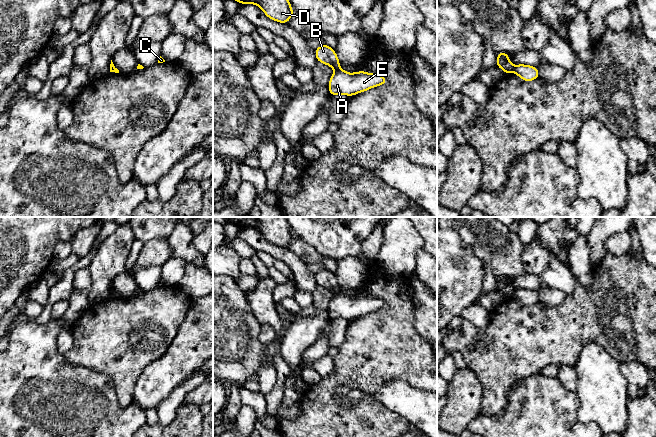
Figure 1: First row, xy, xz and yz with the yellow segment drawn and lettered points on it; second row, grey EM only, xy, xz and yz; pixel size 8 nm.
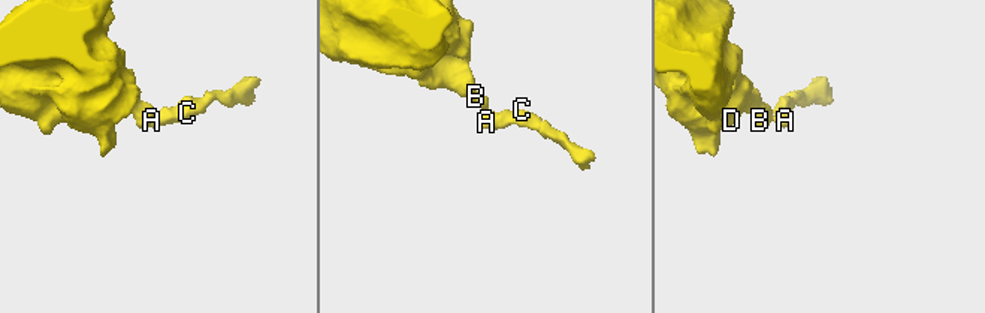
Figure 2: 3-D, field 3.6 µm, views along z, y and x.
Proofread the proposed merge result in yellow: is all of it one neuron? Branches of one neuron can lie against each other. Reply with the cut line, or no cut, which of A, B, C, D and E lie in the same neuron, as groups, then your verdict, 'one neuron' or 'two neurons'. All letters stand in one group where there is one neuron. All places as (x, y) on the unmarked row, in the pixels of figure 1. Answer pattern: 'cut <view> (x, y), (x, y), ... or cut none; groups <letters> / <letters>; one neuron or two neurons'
cut yz (514, 290), (512, 295); groups A C E / B D; two neurons

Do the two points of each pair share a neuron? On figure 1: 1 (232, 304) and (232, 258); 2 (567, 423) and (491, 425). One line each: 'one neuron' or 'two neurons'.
1: two neurons
2: one neuron

